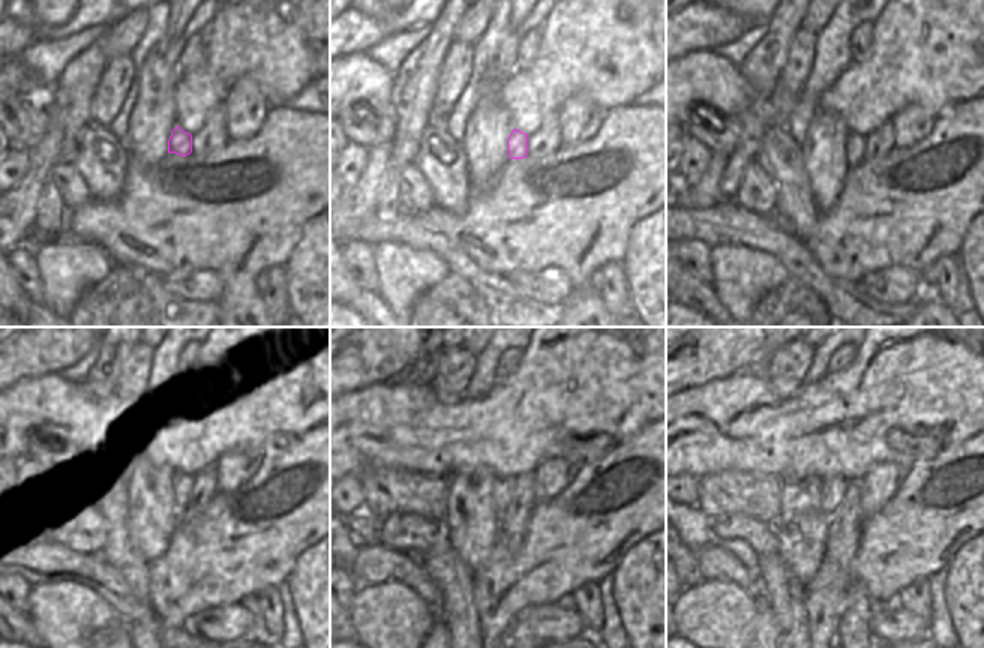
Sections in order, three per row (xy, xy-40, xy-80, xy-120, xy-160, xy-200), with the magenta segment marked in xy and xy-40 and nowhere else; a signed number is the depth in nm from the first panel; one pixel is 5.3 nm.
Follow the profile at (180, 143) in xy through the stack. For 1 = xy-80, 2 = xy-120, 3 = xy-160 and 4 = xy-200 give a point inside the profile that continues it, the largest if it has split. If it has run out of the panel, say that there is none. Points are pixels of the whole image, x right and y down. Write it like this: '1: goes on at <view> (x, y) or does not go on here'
1: goes on at xy-80 (854, 141)
2: goes on at xy-120 (183, 483)
3: goes on at xy-160 (509, 494)
4: goes on at xy-200 (840, 495)

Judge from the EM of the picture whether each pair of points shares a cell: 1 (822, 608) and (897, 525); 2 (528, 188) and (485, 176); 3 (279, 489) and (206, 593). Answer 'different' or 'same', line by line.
1: same
2: different
3: same

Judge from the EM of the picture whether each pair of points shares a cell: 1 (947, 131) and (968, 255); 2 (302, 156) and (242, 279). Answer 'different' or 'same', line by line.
1: different
2: same

